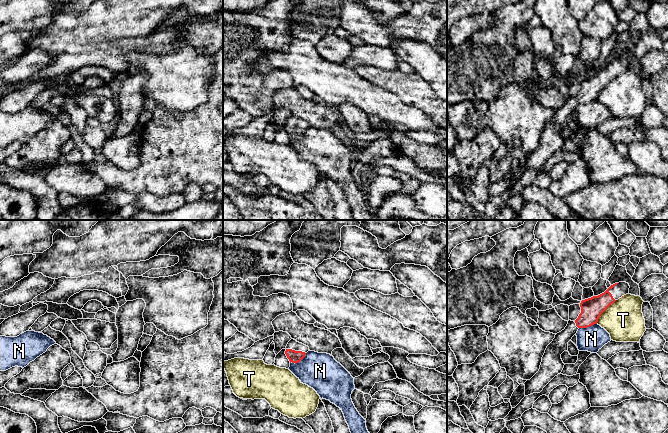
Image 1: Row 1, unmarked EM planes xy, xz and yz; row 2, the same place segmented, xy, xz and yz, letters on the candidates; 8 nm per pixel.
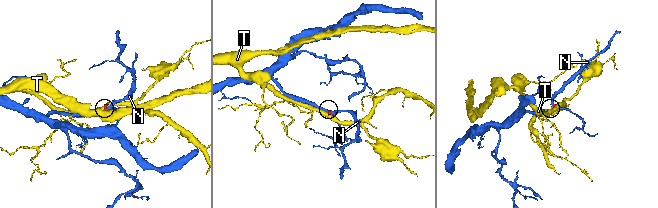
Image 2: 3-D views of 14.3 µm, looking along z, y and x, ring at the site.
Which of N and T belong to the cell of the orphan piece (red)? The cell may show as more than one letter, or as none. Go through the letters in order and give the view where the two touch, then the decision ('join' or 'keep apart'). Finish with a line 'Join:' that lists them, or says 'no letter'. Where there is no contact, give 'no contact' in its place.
N: xz | keep apart
T: yz | keep apart
Join: no letter

